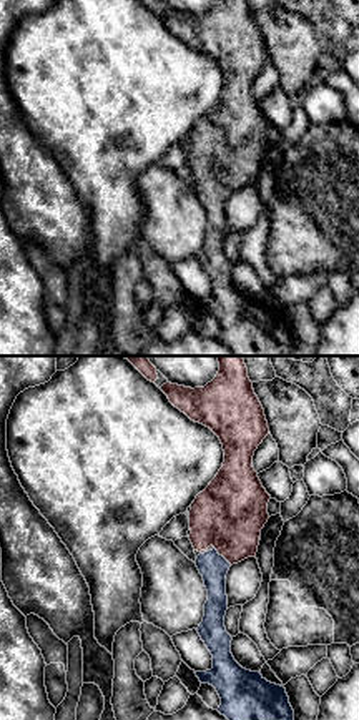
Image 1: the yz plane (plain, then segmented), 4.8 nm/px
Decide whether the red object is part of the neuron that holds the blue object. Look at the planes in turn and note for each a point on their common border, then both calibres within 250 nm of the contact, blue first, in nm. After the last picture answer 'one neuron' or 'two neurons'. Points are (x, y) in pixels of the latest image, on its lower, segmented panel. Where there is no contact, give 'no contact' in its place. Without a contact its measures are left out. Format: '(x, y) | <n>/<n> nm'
(221, 556) | 140/340 nm

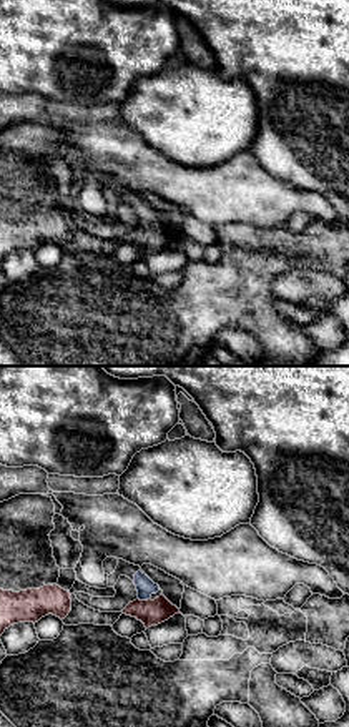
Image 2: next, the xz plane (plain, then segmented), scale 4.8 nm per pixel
(143, 599) | 90/130 nm

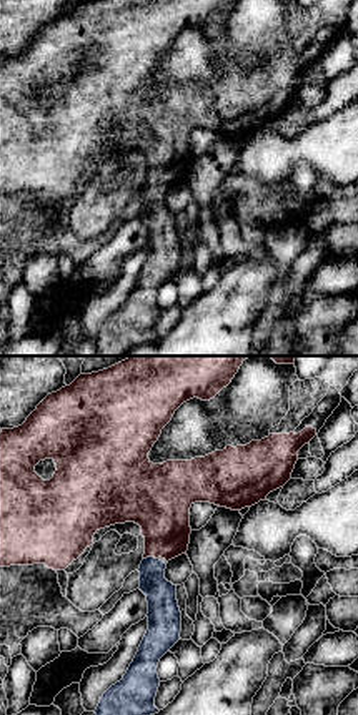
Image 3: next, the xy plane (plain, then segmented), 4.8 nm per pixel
(150, 557) | 140/280 nm

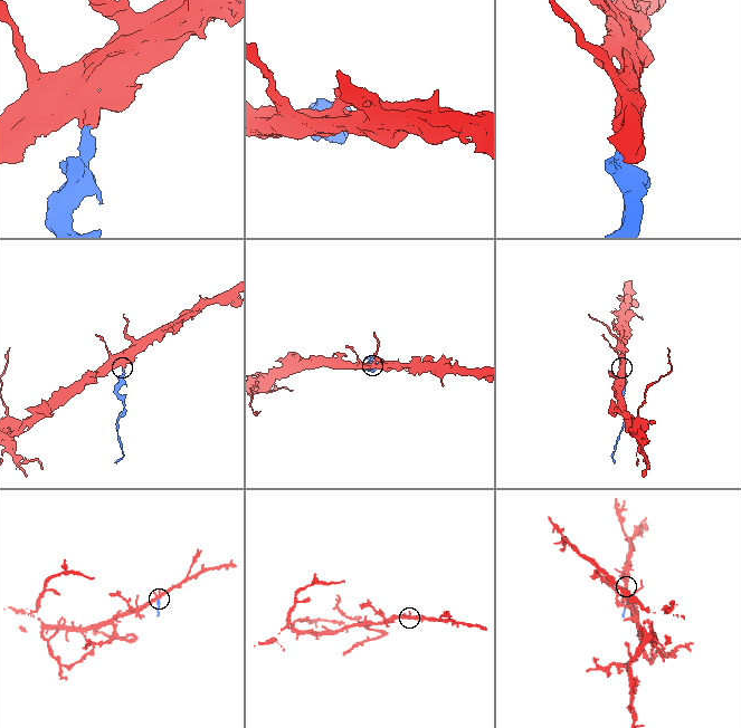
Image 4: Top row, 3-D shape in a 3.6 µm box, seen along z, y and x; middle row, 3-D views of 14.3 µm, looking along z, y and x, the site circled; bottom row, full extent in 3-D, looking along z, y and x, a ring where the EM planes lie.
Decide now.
one neuron

